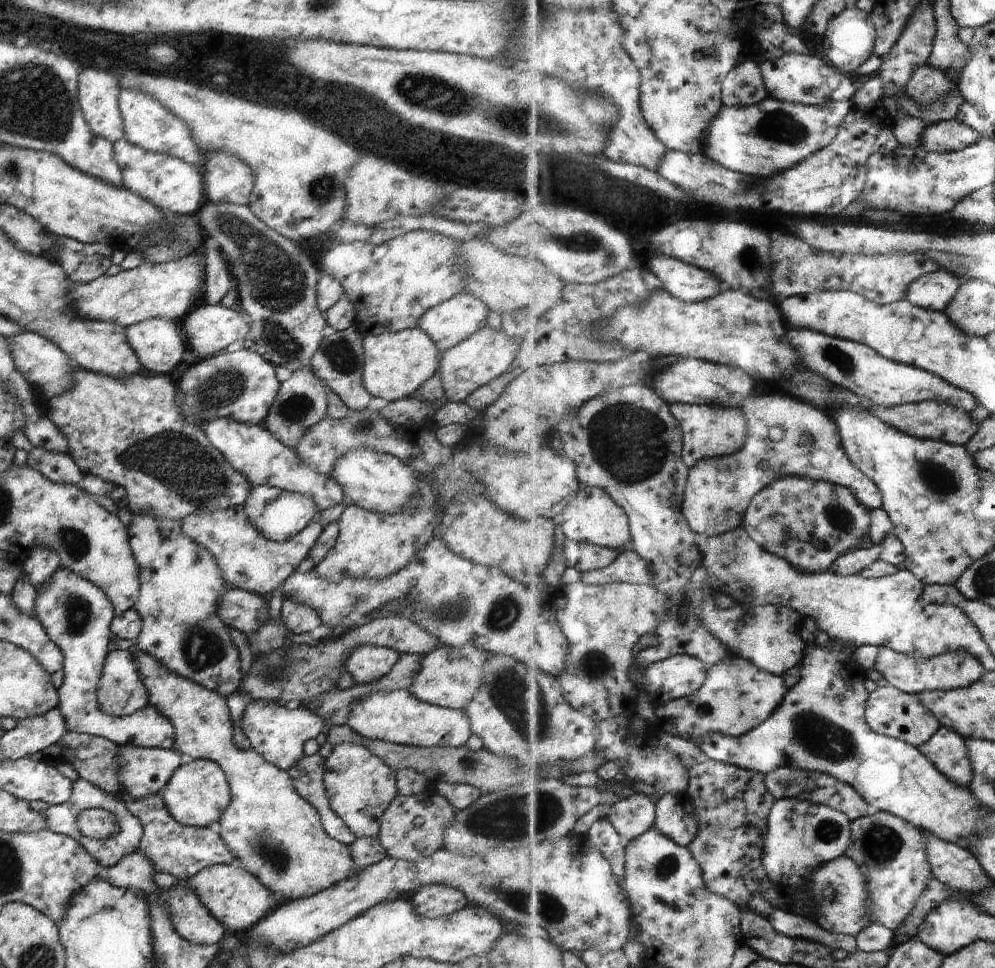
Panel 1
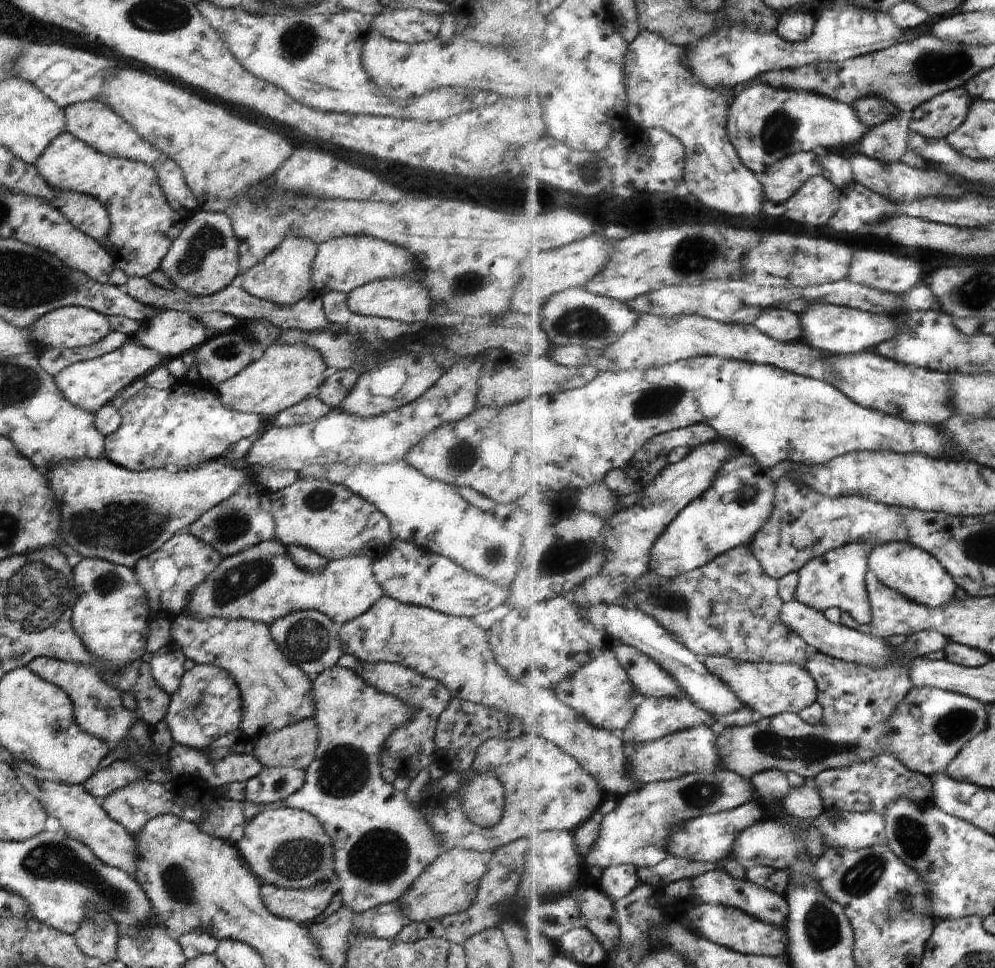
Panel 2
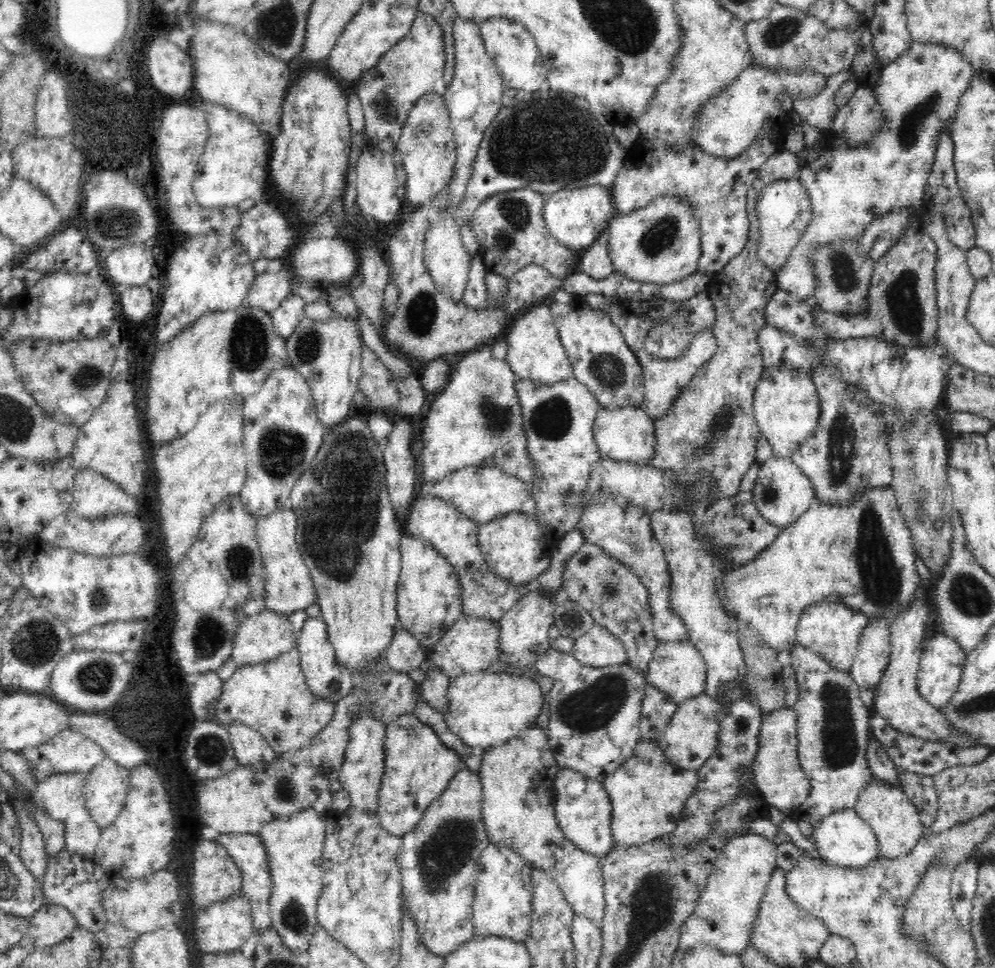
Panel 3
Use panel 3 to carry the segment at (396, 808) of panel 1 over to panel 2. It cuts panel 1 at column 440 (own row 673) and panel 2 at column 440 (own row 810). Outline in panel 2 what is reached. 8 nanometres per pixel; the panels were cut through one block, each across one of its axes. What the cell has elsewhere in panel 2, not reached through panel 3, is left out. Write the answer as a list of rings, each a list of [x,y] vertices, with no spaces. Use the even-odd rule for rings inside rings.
[[[522,734],[511,739],[489,739],[477,748],[472,767],[479,770],[491,770],[495,778],[499,780],[504,792],[503,815],[497,824],[484,828],[472,824],[465,818],[465,814],[463,814],[463,810],[459,806],[457,794],[440,795],[437,798],[430,797],[421,801],[417,812],[423,816],[425,824],[433,832],[433,836],[437,836],[437,840],[441,842],[441,848],[444,851],[457,848],[475,850],[486,854],[511,844],[515,840],[527,839],[533,834],[539,837],[543,832],[549,831],[571,830],[571,832],[575,832],[581,824],[587,822],[595,814],[603,800],[609,800],[609,796],[605,796],[605,791],[601,790],[600,782],[593,780],[593,776],[589,776],[584,764],[577,762],[571,754],[559,748],[557,744],[541,738],[541,736],[525,736]]]

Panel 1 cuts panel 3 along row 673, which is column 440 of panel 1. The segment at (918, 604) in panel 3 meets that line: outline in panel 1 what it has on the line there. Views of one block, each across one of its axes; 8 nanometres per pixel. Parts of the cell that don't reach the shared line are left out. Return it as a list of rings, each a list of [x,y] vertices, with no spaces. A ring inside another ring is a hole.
[[[427,884],[407,897],[409,906],[419,916],[437,919],[461,910],[469,904],[463,892],[447,884]]]

